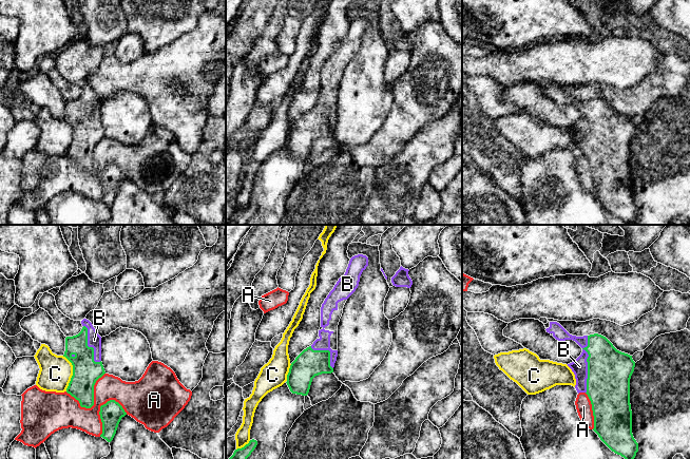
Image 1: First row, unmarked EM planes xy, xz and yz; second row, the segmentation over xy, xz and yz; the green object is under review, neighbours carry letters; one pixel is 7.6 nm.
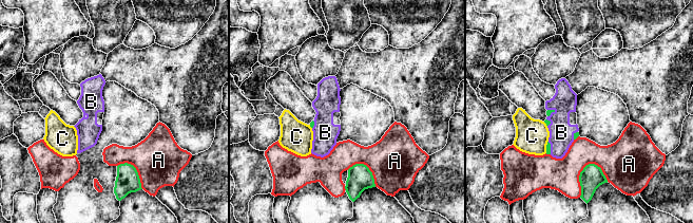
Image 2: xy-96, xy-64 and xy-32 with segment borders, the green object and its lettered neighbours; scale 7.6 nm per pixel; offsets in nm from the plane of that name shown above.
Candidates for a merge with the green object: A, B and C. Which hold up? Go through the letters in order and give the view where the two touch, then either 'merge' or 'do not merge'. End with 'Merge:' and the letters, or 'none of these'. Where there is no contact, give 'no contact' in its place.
A: contact in xy; do not merge
B: contact in yz; merge
C: contact in xy; do not merge
Merge: B

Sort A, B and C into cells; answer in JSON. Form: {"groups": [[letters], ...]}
{"groups": [["A"], ["B"], ["C"]]}

